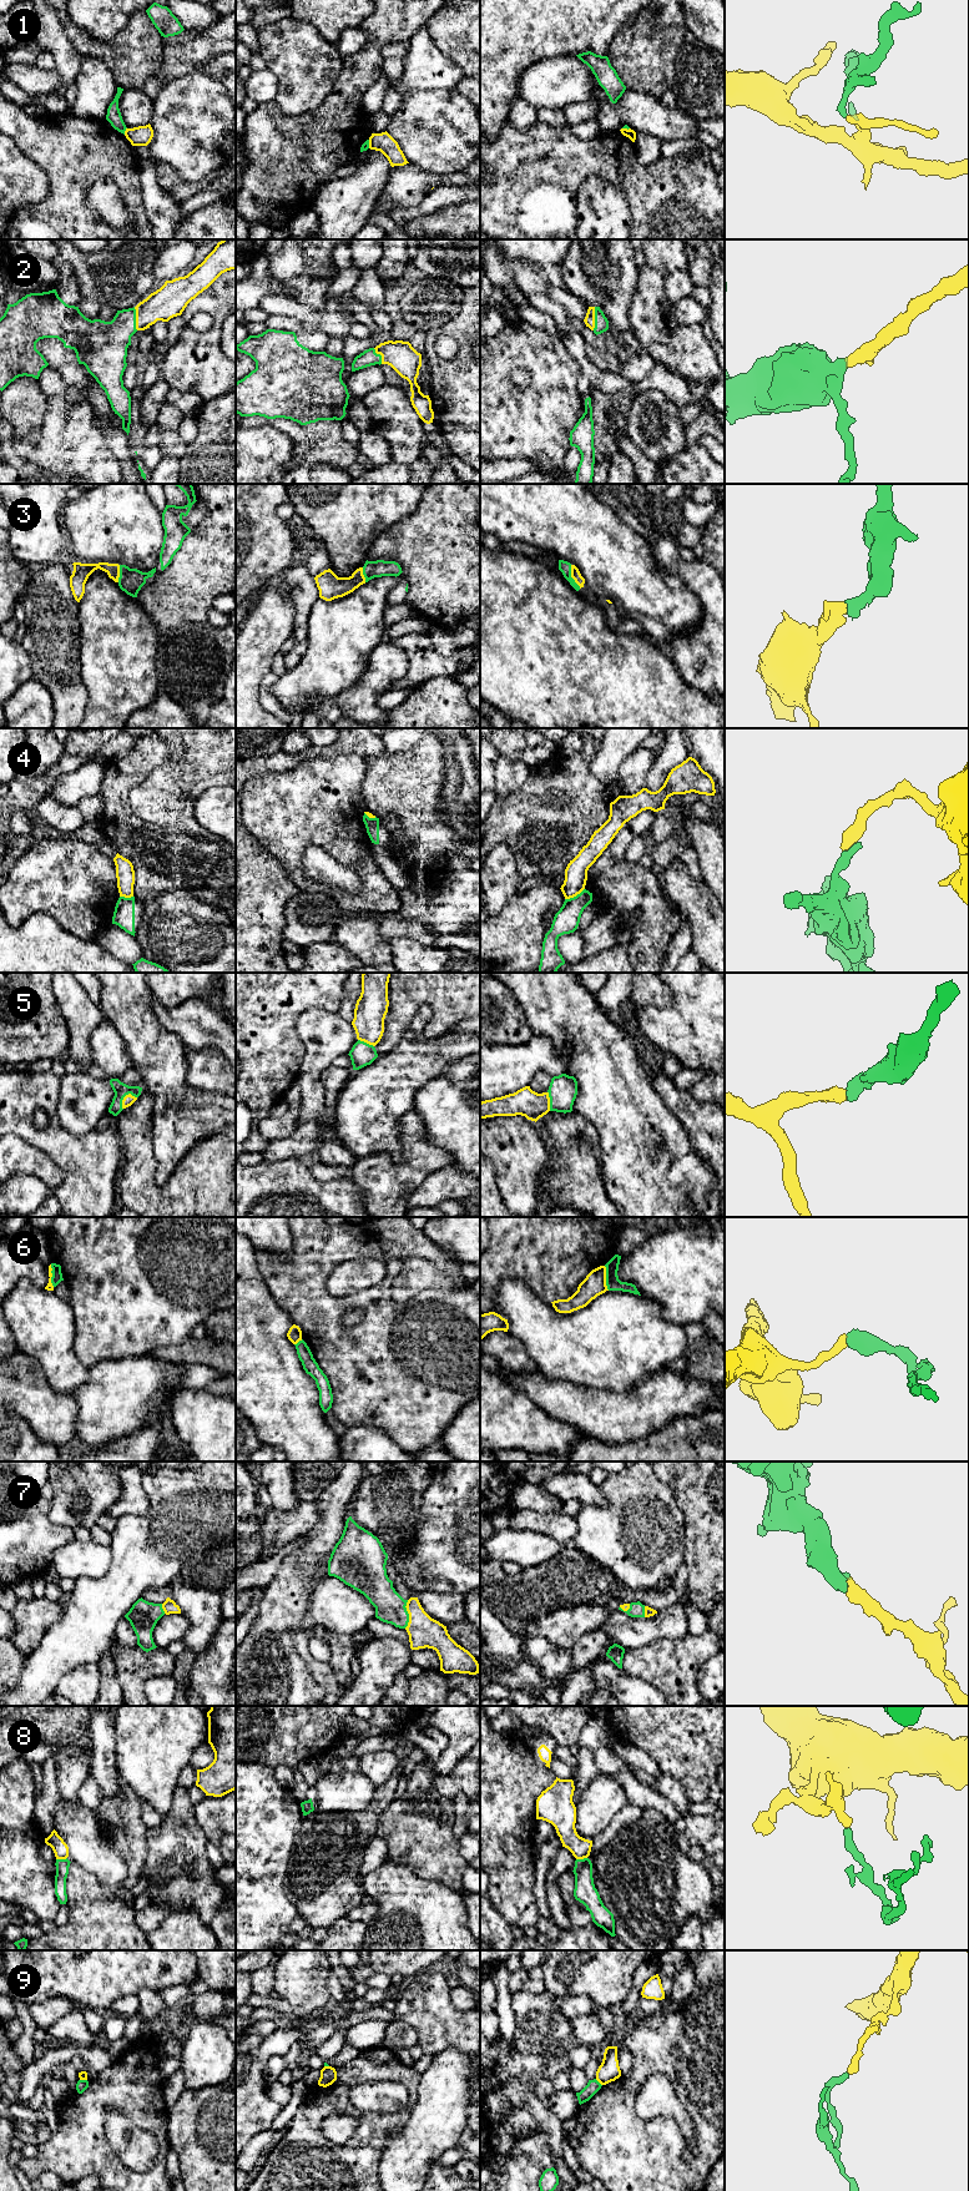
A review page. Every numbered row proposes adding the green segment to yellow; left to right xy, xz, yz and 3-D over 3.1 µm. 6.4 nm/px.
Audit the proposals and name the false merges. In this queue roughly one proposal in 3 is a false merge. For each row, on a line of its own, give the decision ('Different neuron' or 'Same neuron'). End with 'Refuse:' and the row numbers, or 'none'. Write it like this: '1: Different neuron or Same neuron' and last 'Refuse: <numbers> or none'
1: Different neuron
2: Same neuron
3: Same neuron
4: Different neuron
5: Same neuron
6: Different neuron
7: Same neuron
8: Different neuron
9: Different neuron
Refuse: 1, 4, 6, 8, 9

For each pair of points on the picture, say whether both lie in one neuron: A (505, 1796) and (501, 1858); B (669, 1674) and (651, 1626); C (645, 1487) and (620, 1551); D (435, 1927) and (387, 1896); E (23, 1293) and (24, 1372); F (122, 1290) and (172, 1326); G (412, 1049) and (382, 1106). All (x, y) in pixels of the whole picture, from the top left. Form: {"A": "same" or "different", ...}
{"A": "same", "B": "different", "C": "same", "D": "same", "E": "different", "F": "same", "G": "same"}

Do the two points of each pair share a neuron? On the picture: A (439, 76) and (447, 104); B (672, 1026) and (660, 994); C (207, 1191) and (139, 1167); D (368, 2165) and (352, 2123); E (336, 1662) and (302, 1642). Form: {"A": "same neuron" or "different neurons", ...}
{"A": "different neurons", "B": "different neurons", "C": "same neuron", "D": "different neurons", "E": "different neurons"}

